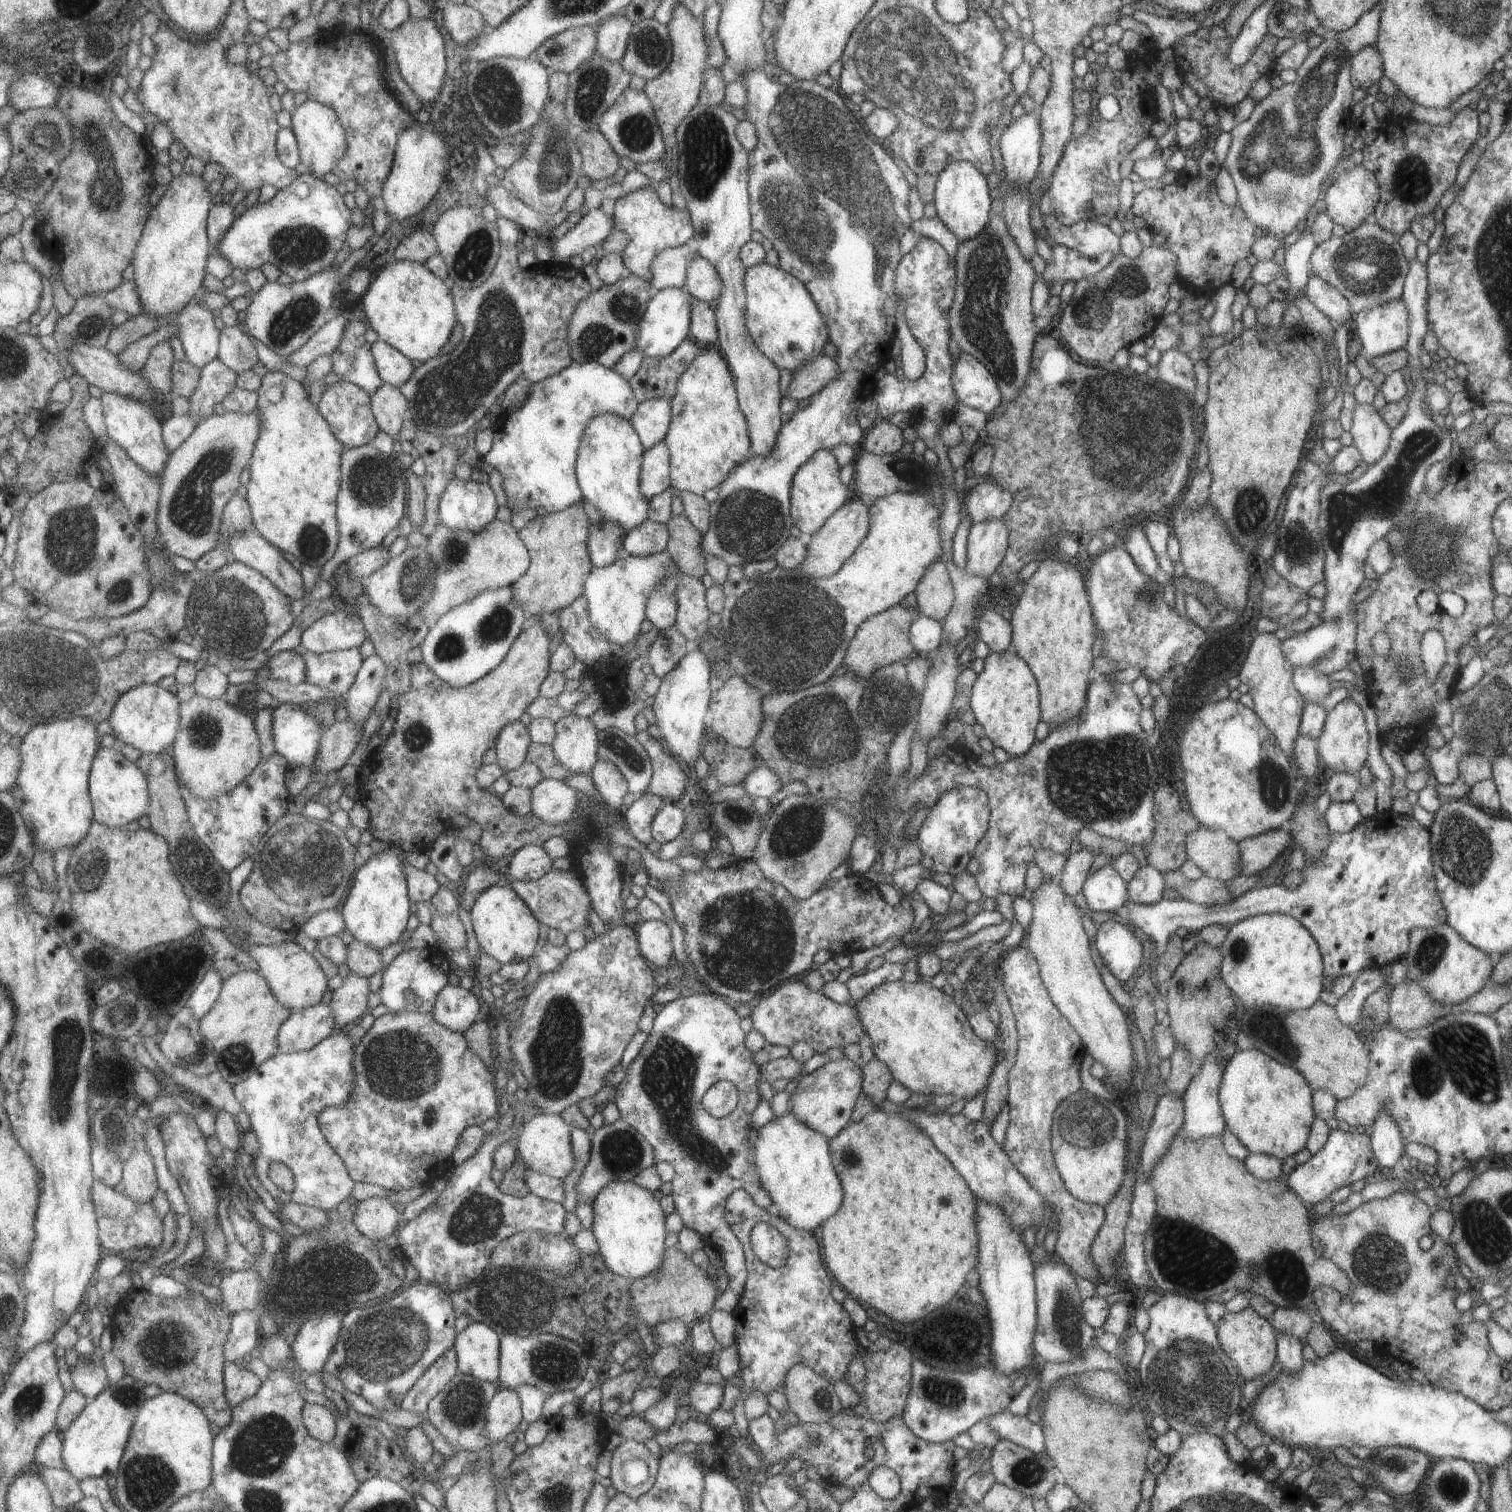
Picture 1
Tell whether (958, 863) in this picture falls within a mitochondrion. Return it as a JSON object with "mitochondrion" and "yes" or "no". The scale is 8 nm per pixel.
{"mitochondrion":"no"}

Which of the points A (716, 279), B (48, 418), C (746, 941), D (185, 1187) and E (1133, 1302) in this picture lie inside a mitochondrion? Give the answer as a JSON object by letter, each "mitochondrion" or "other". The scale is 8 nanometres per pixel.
{"A":"other","B":"other","C":"mitochondrion","D":"other","E":"other"}

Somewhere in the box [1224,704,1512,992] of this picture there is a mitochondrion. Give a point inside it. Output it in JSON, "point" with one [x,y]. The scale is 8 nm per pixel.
{"point":[1463,853]}

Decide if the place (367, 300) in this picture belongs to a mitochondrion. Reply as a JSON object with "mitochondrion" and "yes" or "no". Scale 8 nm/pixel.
{"mitochondrion":"no"}

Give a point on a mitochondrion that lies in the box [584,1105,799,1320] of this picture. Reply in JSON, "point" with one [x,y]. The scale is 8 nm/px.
{"point":[620,1152]}

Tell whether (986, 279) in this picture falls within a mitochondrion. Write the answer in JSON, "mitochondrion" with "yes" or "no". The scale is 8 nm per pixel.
{"mitochondrion":"yes"}

